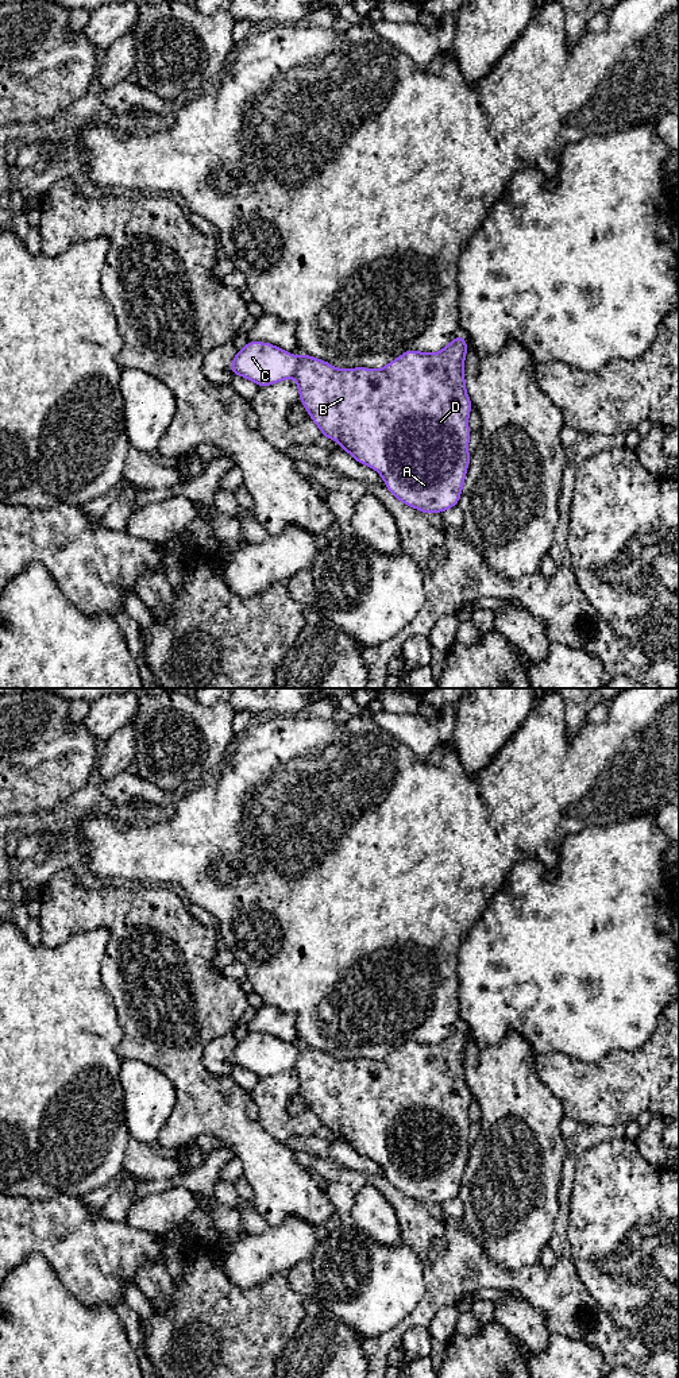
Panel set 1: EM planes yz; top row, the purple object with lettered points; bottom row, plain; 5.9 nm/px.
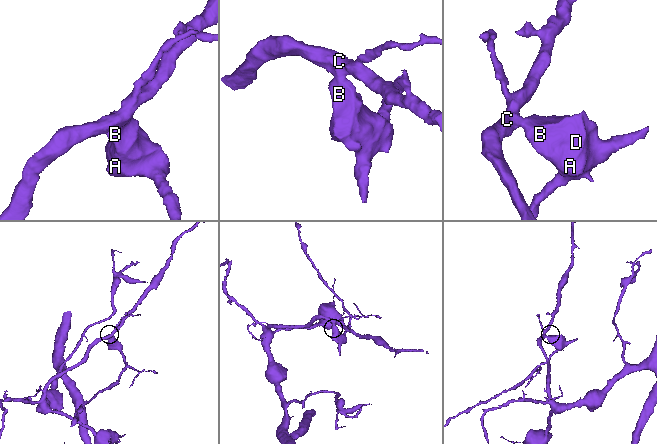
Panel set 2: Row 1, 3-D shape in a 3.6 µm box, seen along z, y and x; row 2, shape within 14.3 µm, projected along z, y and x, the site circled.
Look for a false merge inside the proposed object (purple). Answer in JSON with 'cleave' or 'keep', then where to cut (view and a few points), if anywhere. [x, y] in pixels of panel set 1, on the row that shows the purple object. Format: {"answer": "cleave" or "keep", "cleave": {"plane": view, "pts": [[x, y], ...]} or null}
{"answer": "cleave", "cleave": {"plane": "yz", "pts": [[299, 356], [293, 377]]}}

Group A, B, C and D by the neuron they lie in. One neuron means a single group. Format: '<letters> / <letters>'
A B D / C

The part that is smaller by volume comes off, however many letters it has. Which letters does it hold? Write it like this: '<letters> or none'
A, B, D

